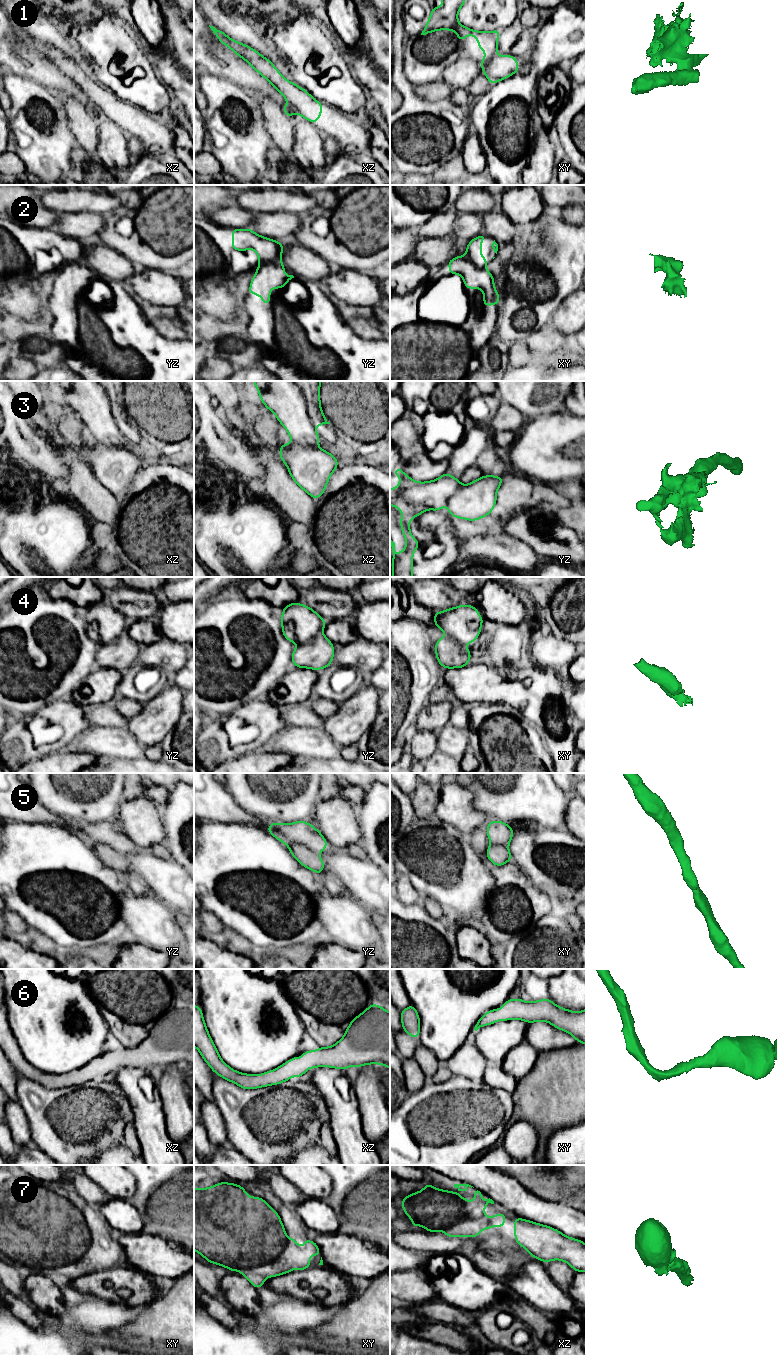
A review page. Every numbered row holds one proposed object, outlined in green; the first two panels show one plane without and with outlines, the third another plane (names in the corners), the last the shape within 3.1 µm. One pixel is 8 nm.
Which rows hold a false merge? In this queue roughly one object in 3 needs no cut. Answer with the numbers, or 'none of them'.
1, 2, 3, 4, 5

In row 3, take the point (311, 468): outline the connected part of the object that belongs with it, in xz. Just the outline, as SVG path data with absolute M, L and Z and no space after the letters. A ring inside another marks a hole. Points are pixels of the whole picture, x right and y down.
M296 442L279 446L279 451L280 459L296 484L312 498L318 499L338 466L337 458L318 447L305 447Z

